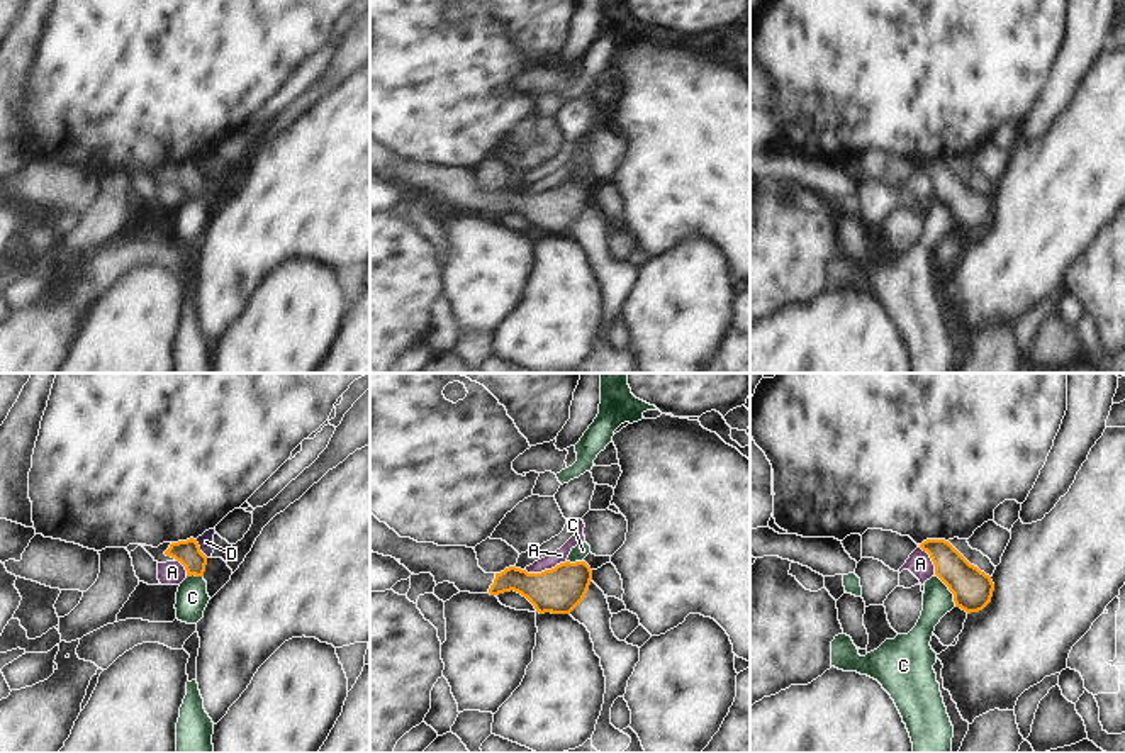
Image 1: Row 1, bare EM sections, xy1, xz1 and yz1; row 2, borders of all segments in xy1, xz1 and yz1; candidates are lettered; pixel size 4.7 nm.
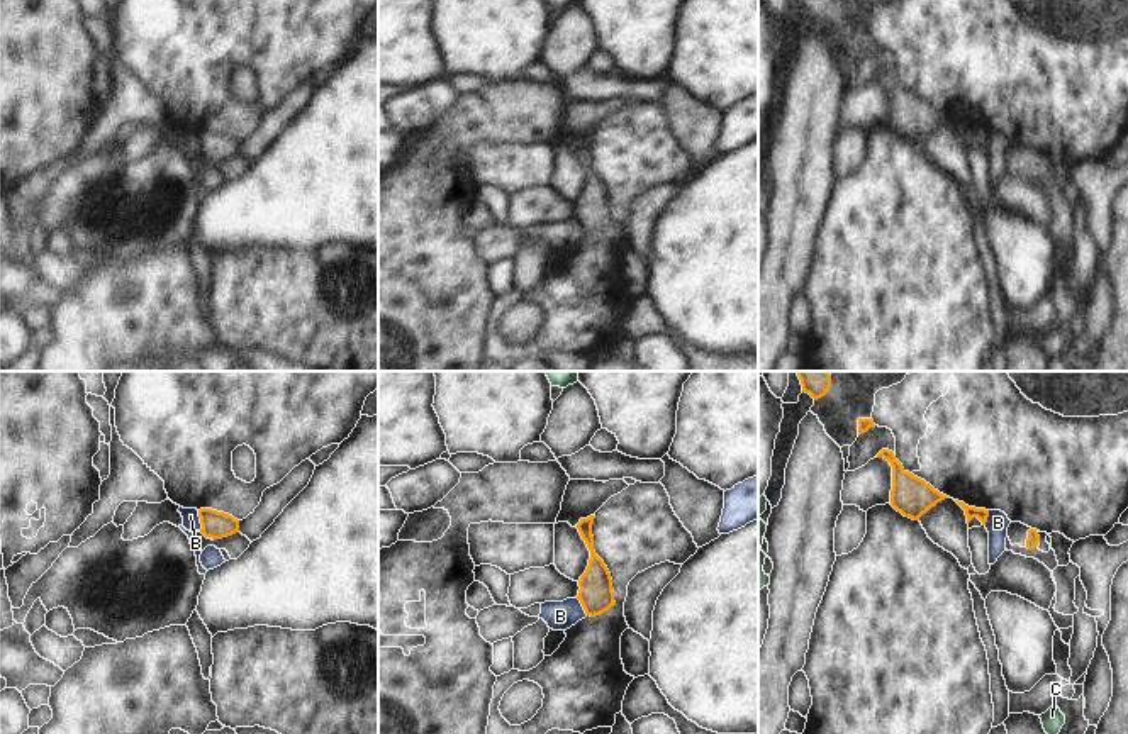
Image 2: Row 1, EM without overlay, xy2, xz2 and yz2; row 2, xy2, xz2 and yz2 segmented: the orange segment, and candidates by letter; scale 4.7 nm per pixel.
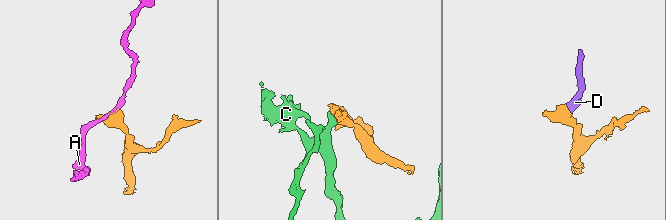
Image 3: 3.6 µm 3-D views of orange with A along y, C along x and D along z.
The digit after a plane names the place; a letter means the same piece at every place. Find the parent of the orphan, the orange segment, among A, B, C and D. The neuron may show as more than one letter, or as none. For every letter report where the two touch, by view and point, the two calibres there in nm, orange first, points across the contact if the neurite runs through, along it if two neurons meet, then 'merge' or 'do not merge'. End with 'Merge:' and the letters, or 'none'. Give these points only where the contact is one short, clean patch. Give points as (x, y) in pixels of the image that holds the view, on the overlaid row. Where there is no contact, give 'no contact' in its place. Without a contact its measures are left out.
A: xz1 (545, 570) | 220/70 nm | along xz1 (565, 560), (540, 572), (525, 570) | do not merge
B: xy2 (201, 521) | 130/80 nm | along xy2 (197, 511), (201, 531) | do not merge
C: yz1 (949, 589) | 190/140 nm | along yz1 (935, 574), (952, 594), (956, 606) | do not merge
D: xy1 (199, 548) | 120/80 nm | along xy1 (195, 540), (207, 557) | do not merge
Merge: none

